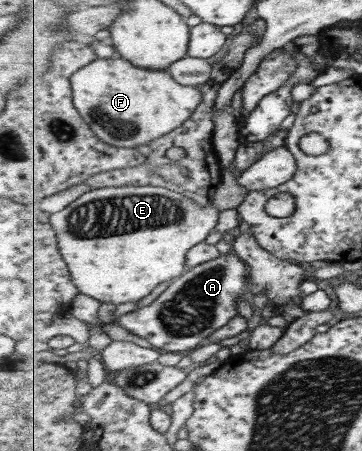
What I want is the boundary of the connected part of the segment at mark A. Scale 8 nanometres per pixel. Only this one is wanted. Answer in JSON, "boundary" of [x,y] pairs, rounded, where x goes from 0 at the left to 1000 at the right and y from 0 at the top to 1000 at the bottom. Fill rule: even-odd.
{"boundary":[[[655,561],[630,563],[555,583],[481,619],[417,674],[329,701],[326,718],[370,743],[406,754],[434,774],[528,776],[616,727],[660,696],[660,661],[702,650],[688,585]]]}

